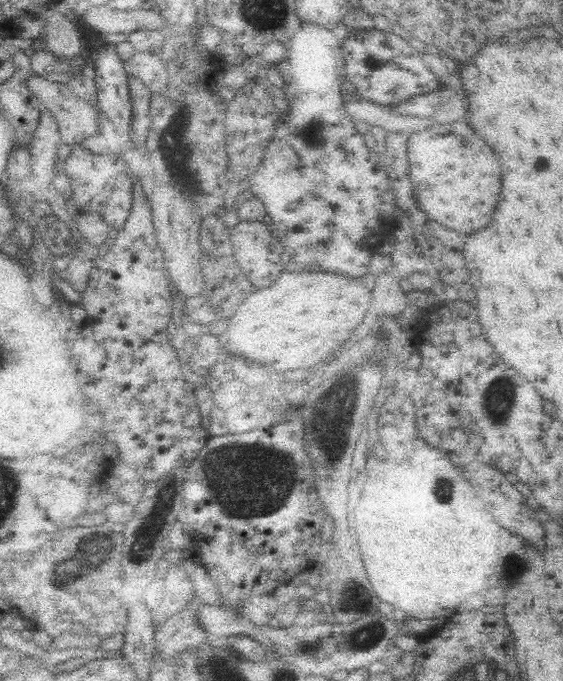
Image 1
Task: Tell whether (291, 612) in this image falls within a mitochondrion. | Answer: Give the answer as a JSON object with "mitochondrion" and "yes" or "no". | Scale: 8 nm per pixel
{"mitochondrion":"no"}

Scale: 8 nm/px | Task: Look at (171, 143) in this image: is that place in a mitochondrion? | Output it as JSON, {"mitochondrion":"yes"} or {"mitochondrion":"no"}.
{"mitochondrion":"yes"}

